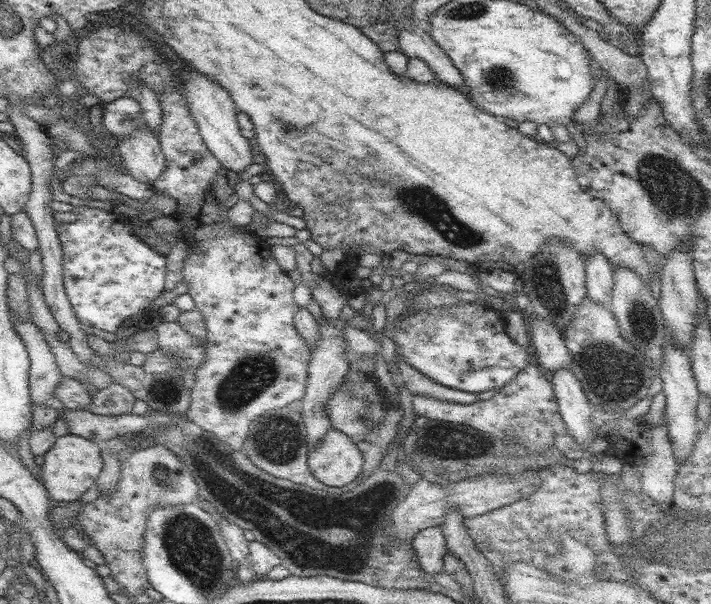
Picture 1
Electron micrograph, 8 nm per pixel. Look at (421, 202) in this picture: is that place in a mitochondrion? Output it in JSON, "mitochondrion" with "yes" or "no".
{"mitochondrion":"yes"}

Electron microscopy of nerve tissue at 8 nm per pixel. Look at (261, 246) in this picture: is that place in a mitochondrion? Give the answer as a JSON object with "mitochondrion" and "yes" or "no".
{"mitochondrion":"no"}

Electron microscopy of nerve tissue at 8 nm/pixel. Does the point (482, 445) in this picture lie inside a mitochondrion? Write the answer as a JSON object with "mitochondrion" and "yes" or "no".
{"mitochondrion":"no"}

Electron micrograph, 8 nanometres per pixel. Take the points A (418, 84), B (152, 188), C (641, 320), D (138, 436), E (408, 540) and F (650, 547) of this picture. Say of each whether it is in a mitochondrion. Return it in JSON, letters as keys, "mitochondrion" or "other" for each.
{"A":"other","B":"other","C":"mitochondrion","D":"other","E":"other","F":"mitochondrion"}

